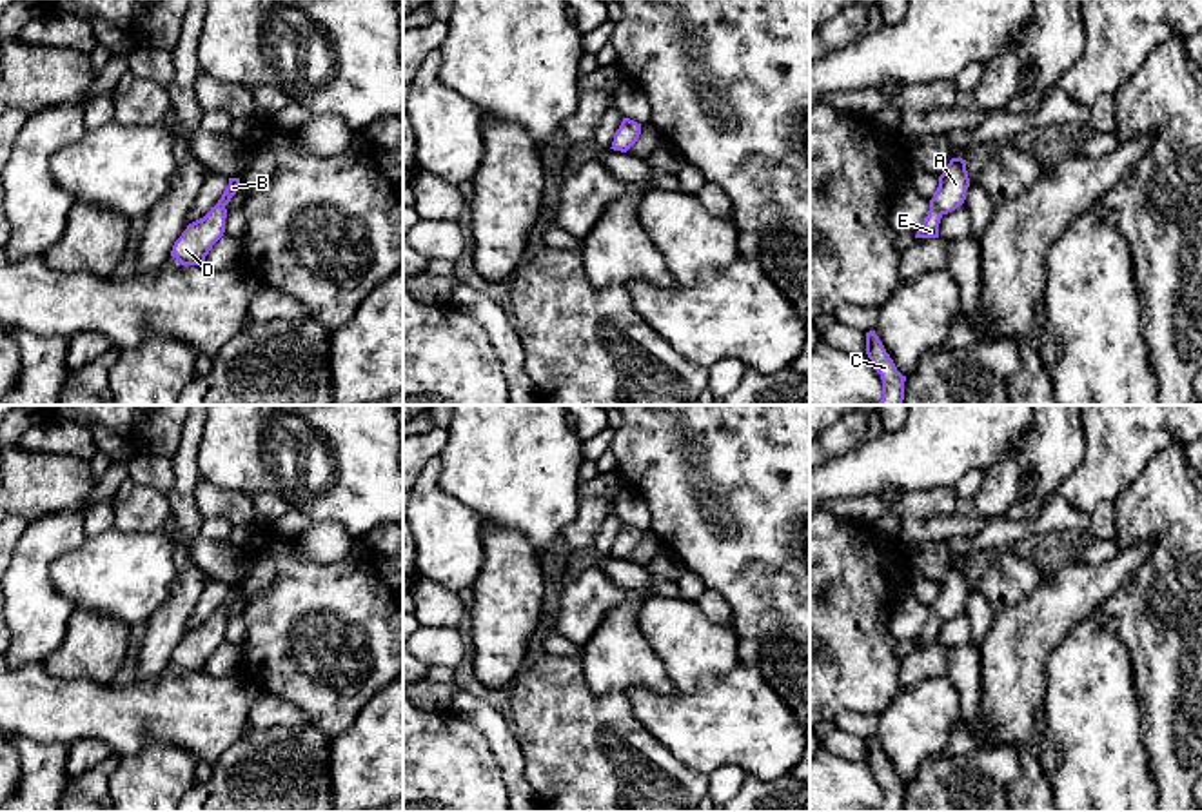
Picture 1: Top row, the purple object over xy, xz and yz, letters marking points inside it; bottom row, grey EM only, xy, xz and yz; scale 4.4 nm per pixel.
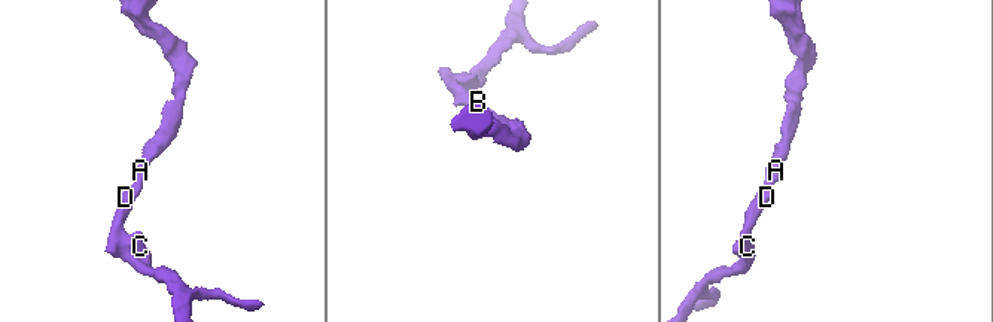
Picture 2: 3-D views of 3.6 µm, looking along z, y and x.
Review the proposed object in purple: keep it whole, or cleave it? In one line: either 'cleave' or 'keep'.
keep

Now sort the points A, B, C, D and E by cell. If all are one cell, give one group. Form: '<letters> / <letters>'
A B C D E

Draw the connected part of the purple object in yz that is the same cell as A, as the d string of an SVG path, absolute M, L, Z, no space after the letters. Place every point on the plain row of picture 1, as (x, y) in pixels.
M951 565L939 583L939 594L930 607L928 623L915 645L939 645L941 625L964 610L968 594L966 567Z

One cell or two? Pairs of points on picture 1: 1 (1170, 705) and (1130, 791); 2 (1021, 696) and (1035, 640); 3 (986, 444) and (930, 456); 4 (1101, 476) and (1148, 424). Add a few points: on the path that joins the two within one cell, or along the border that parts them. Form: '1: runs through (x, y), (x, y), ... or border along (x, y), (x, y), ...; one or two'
1: border along (1142, 712), (1142, 743), (1157, 792); two
2: runs through (1021, 682), (1021, 654); one
3: runs through (972, 444), (945, 444); one
4: runs through (1113, 464), (1142, 435); one

